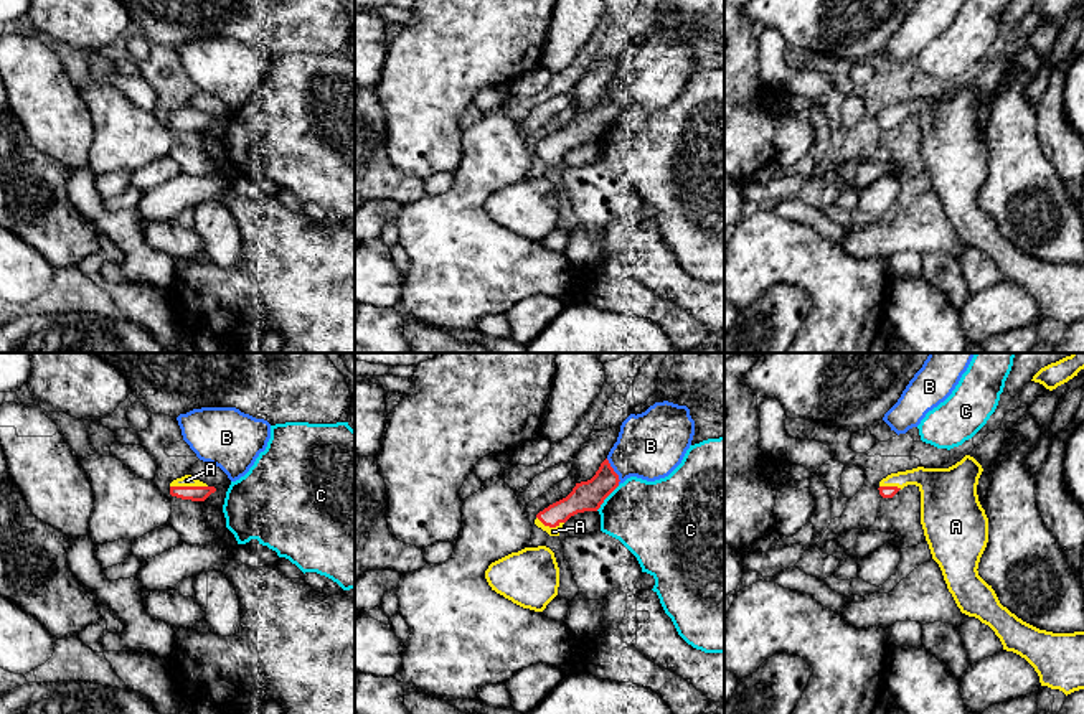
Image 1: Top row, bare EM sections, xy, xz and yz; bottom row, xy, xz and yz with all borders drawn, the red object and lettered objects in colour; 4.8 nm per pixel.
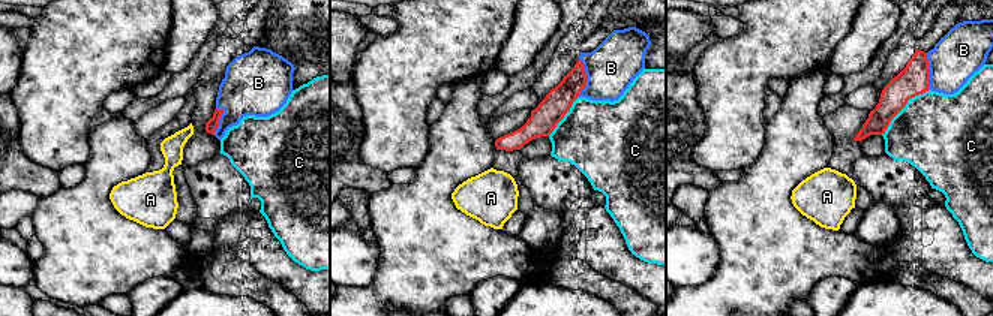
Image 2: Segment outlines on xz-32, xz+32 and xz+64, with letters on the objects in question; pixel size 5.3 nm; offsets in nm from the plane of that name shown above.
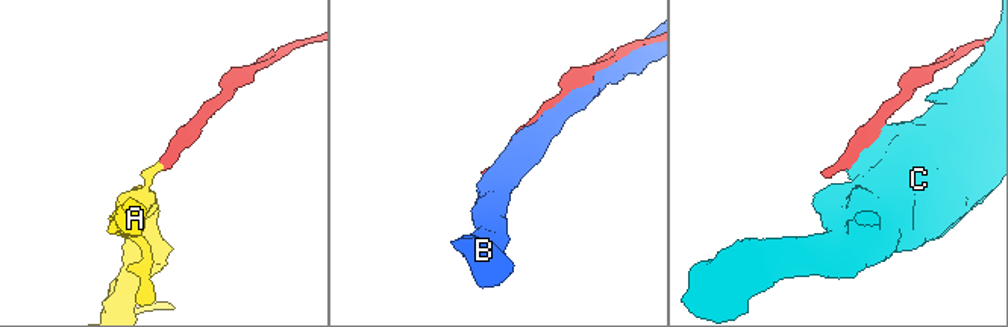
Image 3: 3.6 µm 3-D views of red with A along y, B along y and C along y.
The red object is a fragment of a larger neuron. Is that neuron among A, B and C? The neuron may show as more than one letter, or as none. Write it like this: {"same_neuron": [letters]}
{"same_neuron": ["A"]}

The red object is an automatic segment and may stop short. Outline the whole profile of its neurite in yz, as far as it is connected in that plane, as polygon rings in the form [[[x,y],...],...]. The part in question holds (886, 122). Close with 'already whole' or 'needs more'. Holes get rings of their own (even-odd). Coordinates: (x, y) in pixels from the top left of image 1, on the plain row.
[[[970,86],[949,99],[917,97],[879,112],[879,125],[893,129],[907,115],[921,122],[921,155],[932,190],[962,244],[978,249],[1000,269],[1003,280],[1025,289],[1041,317],[1066,326],[1084,320],[1084,262],[1039,261],[1003,237],[978,206],[988,173],[988,148],[977,125],[982,96]]]; needs more

